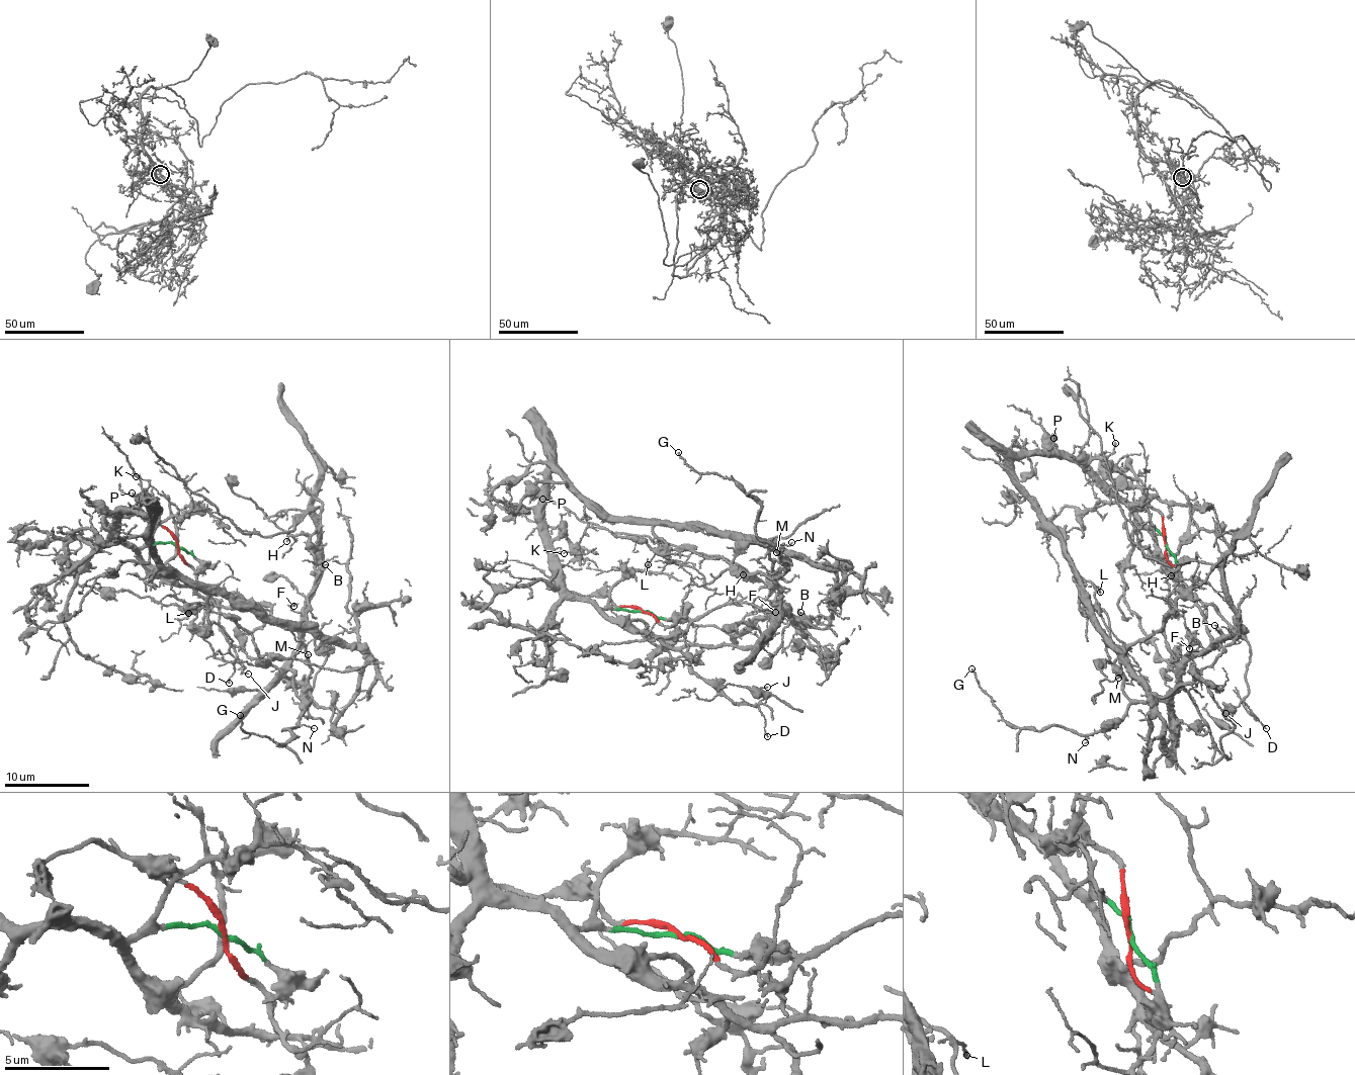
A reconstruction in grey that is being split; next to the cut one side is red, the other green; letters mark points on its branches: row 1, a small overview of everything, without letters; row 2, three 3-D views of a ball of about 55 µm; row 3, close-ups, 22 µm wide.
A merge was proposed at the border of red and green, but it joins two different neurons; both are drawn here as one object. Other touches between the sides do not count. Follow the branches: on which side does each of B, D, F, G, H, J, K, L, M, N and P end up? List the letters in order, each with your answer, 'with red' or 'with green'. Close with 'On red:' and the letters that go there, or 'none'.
B: with red
D: with green
F: with red
G: with red
H: with red
J: with green
K: with green
L: with red
M: with red
N: with red
P: with green
On red: B, F, G, H, L, M, N

